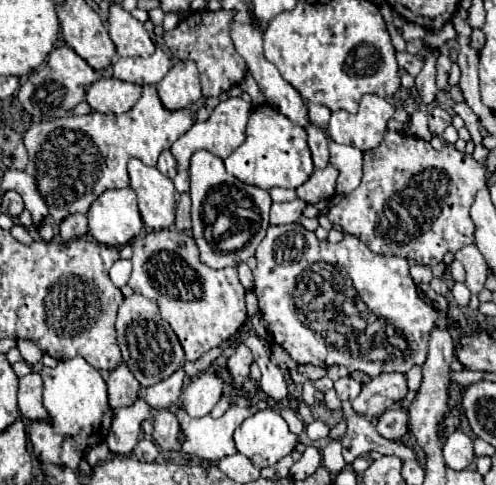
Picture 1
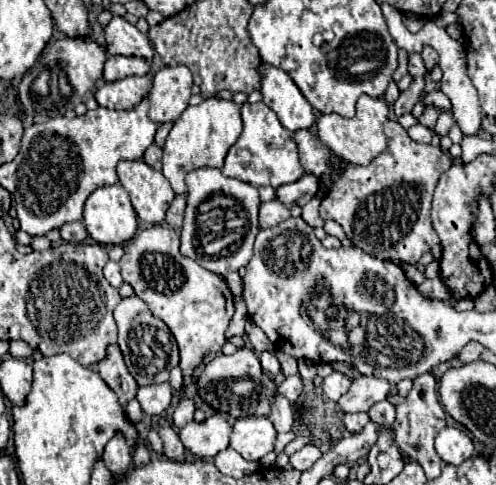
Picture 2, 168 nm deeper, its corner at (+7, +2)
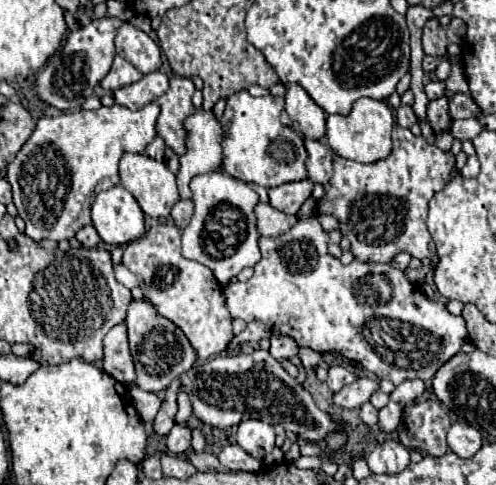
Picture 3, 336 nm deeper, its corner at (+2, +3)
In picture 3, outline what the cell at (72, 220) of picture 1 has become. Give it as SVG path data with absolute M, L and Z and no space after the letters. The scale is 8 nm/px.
M87 224L87 226L81 228L81 230L77 230L75 238L77 238L77 240L81 242L81 246L85 246L85 248L95 248L95 246L101 242L97 230L95 230L91 224Z

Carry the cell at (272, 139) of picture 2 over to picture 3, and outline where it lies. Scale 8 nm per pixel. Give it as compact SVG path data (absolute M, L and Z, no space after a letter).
M247 90L229 96L225 114L221 118L221 124L225 128L223 164L229 176L265 188L275 188L287 182L297 182L307 178L305 170L307 150L303 146L303 138L279 122L283 104L285 102L281 96L253 98L249 96Z

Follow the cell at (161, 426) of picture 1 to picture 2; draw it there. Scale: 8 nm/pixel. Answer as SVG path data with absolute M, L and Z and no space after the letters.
M162 427L158 433L160 433L162 441L164 441L164 455L168 459L174 459L174 461L180 461L180 463L188 459L186 449L184 449L182 441L178 439L178 435L176 435L176 431L172 427Z

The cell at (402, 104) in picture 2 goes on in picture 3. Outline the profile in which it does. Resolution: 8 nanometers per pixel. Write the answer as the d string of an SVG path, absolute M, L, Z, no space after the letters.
M401 104L401 106L395 110L395 114L397 114L397 124L403 126L403 128L411 128L411 126L417 122L417 116L415 116L415 112L413 112L411 106Z

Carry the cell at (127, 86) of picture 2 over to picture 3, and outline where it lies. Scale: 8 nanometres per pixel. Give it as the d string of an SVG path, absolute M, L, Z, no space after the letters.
M151 72L145 74L139 82L115 90L113 96L119 106L125 106L129 110L141 110L149 102L157 100L167 88L169 88L167 76L163 72Z

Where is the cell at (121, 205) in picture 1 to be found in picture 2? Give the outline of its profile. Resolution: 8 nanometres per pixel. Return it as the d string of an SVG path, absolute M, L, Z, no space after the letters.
M122 185L96 189L84 205L88 235L102 245L120 245L136 235L138 219Z

